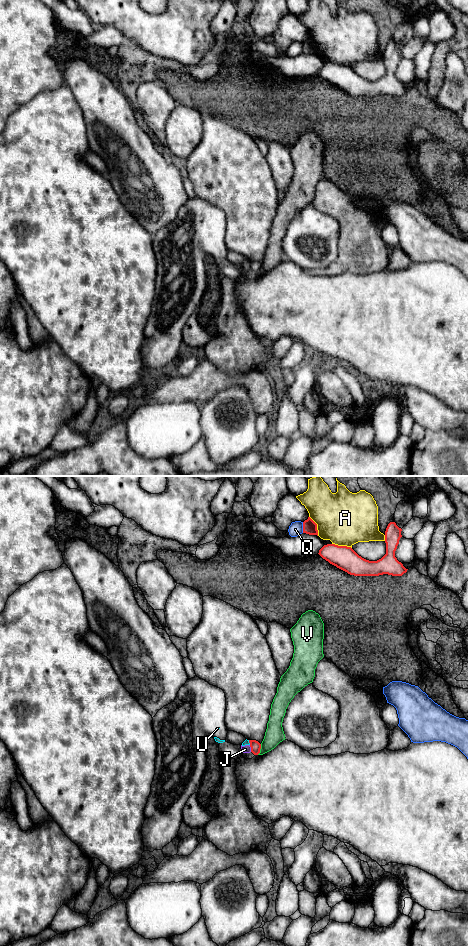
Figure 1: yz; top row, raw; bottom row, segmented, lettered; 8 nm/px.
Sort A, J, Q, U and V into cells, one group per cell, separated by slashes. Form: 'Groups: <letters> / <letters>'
Groups: A / J U / Q / V

